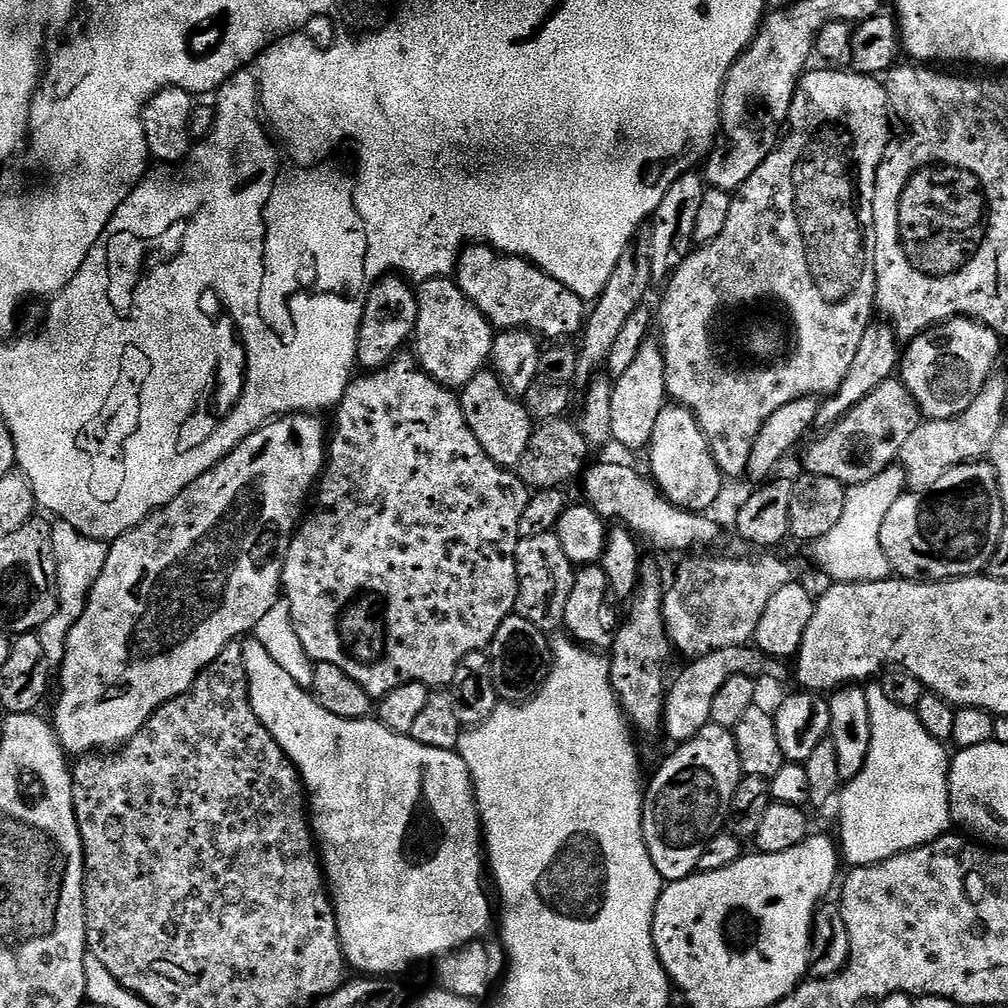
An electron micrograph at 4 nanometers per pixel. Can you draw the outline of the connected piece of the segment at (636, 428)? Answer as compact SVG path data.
M655 339L644 341L642 350L634 357L634 363L626 374L615 377L612 385L612 401L610 402L610 426L612 440L624 448L647 449L652 442L654 422L658 422L658 414L666 407L666 370L664 369L664 351Z

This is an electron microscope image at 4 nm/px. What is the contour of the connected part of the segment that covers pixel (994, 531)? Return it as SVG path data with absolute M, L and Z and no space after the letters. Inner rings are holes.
M973 462L971 464L959 464L954 470L942 474L942 478L938 478L938 482L934 482L934 486L930 486L925 492L905 491L904 495L898 498L898 502L894 502L894 506L890 506L890 514L886 514L886 522L882 522L882 550L890 562L892 572L897 577L905 580L939 582L942 580L958 580L961 576L975 576L983 573L987 569L988 563L994 558L998 542L1006 531L1004 516L1006 516L1006 509L1002 506L1002 498L1000 497L998 482L996 481L996 471L993 470L991 463Z

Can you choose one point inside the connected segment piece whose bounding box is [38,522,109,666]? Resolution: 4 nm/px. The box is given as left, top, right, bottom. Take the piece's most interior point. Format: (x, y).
(79, 559)

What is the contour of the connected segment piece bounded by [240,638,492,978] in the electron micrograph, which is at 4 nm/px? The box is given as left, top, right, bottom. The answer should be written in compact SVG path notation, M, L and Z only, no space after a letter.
M248 638L240 644L242 662L246 662L248 675L248 697L254 714L270 730L274 742L296 766L300 779L304 781L306 800L310 805L310 823L314 839L318 845L318 855L324 869L324 879L332 897L332 906L336 909L336 929L340 943L344 946L344 958L349 965L357 968L357 973L367 974L373 978L388 978L391 972L400 972L411 964L420 964L423 960L435 961L448 955L456 948L463 948L472 940L481 939L492 924L492 904L488 901L486 880L486 845L482 839L482 812L478 807L478 792L472 786L472 775L468 773L466 762L456 750L438 750L434 746L422 746L422 742L413 740L411 735L392 732L381 724L379 719L347 720L344 716L330 714L311 691L300 688L290 675L278 666L277 662L266 652L266 647L255 638Z

